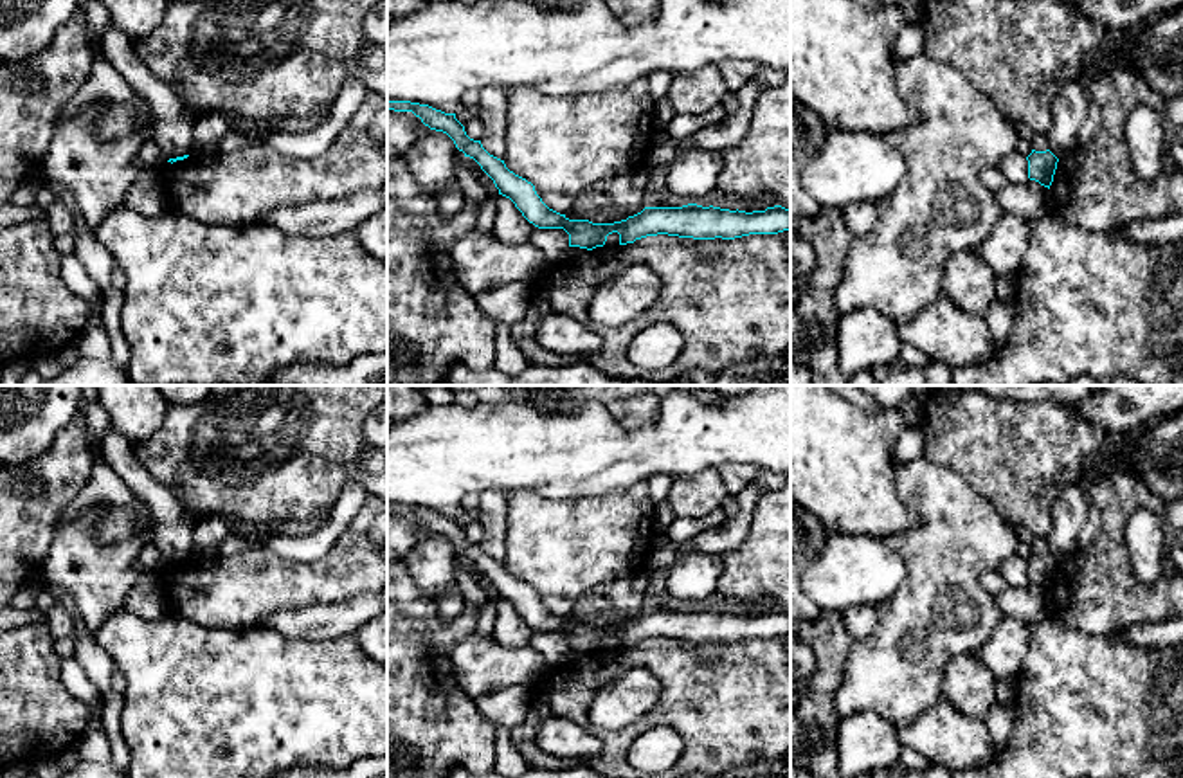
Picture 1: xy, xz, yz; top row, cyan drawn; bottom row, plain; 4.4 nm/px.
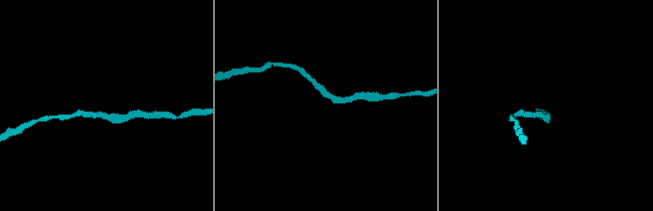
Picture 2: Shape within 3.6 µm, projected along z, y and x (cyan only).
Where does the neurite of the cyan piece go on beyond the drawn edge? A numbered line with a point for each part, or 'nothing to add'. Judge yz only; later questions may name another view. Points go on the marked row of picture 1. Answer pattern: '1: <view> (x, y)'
nothing to add

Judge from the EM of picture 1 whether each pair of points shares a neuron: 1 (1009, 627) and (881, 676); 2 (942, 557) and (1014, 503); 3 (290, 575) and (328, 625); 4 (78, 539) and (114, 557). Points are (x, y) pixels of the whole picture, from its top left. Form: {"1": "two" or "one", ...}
{"1": "two", "2": "two", "3": "two", "4": "one"}

